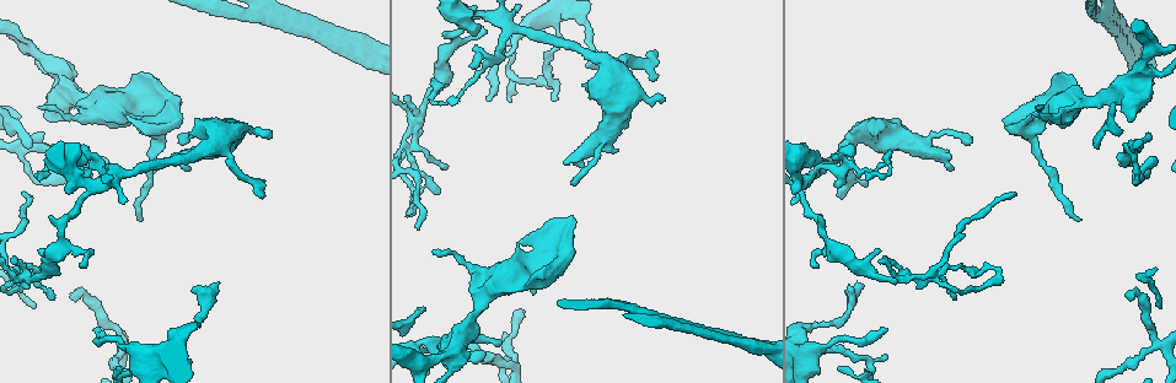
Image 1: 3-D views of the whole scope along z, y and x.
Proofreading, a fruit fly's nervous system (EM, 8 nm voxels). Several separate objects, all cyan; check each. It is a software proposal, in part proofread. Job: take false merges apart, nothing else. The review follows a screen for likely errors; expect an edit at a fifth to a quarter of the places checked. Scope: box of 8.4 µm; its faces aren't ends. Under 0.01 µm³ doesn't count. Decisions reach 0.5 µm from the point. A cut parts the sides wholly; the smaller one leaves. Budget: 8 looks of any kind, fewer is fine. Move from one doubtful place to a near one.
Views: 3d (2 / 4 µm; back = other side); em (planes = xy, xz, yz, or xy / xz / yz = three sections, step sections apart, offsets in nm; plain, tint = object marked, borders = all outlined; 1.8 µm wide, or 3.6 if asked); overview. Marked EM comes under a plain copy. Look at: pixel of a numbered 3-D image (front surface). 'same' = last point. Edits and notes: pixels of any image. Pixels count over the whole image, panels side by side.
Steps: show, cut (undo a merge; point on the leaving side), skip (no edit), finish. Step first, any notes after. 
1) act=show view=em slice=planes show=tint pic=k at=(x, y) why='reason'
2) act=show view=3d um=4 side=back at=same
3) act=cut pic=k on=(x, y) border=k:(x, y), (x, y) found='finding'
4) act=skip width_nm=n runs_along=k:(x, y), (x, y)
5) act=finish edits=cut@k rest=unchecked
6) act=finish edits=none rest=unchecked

act=show view=em um=3.6 slice=planes show=tint pic=1 at=(548, 243) why='sharp bend'

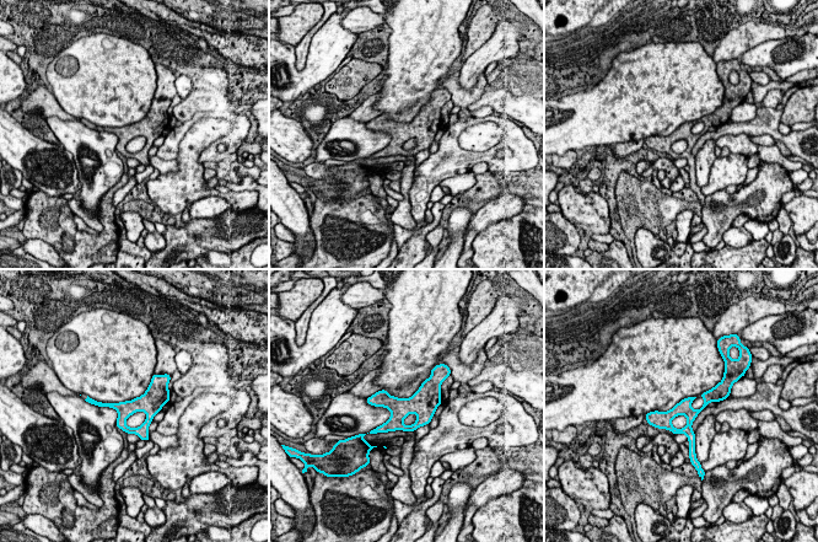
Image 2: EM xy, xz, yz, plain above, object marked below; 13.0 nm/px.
act=skip found='one neuron here'

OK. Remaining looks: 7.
act=show view=3d um=2 pic=1 at=(1135, 152) why='abrupt turn'

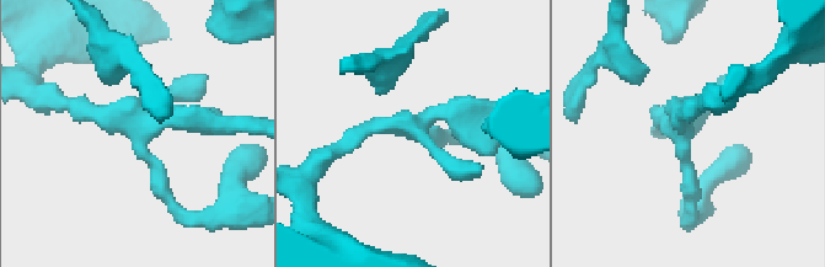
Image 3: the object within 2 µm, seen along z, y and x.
act=show view=em slice=xy step=8 show=tint pic=3 at=(680, 131) why='shape alone is not enough'

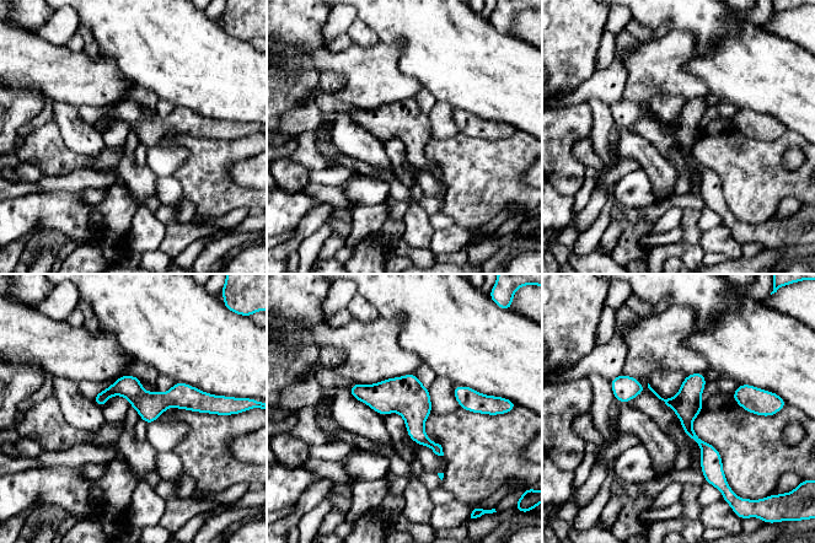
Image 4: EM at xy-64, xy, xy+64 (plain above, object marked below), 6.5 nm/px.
act=show view=em slice=planes show=tint at=same

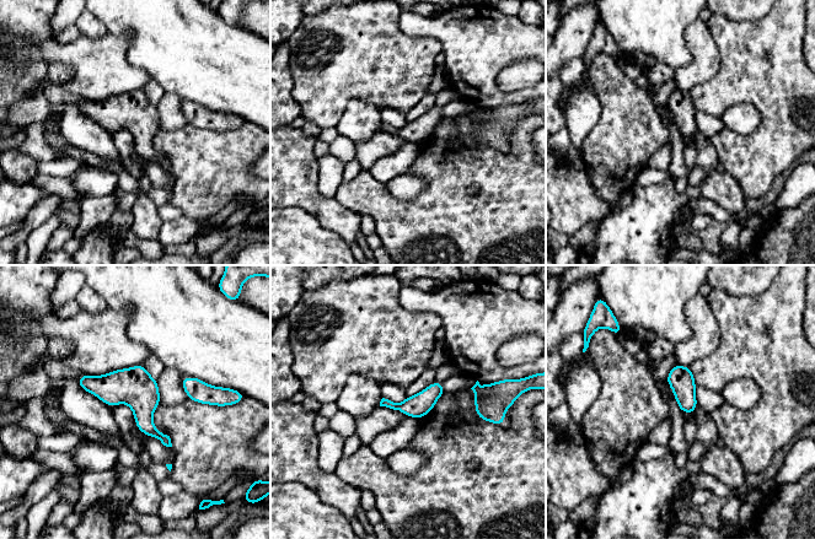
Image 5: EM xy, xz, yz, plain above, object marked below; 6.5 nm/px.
act=skip runs_along=5:(81, 380), (121, 388), (167, 442) found='all the same neuron'

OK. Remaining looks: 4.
act=show view=em slice=planes show=tint pic=1 at=(1120, 89) why='calibre changes'

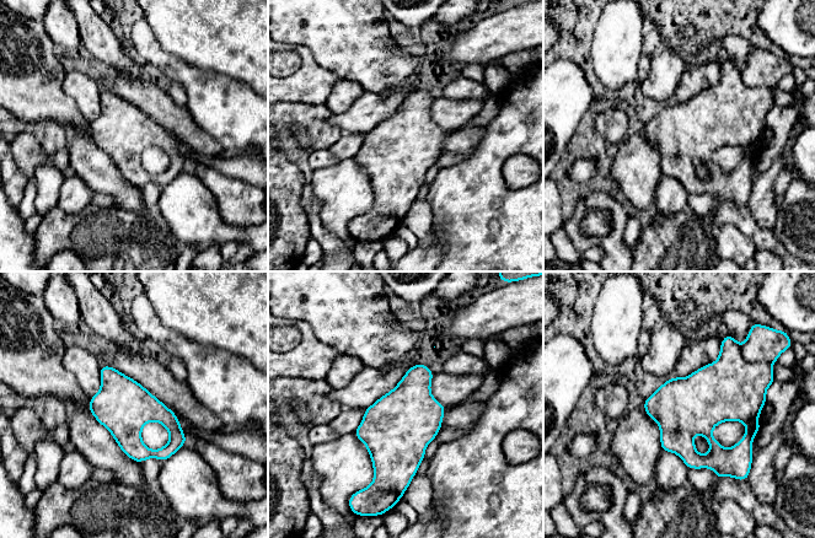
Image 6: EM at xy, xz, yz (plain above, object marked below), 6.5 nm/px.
act=cut pic=6 on=(763, 344) width_nm=360 border=6:(740, 349), (740, 353), (752, 364) found='two neurons meet here'

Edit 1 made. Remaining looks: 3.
act=finish edits=cut@6 rest=unchecked

